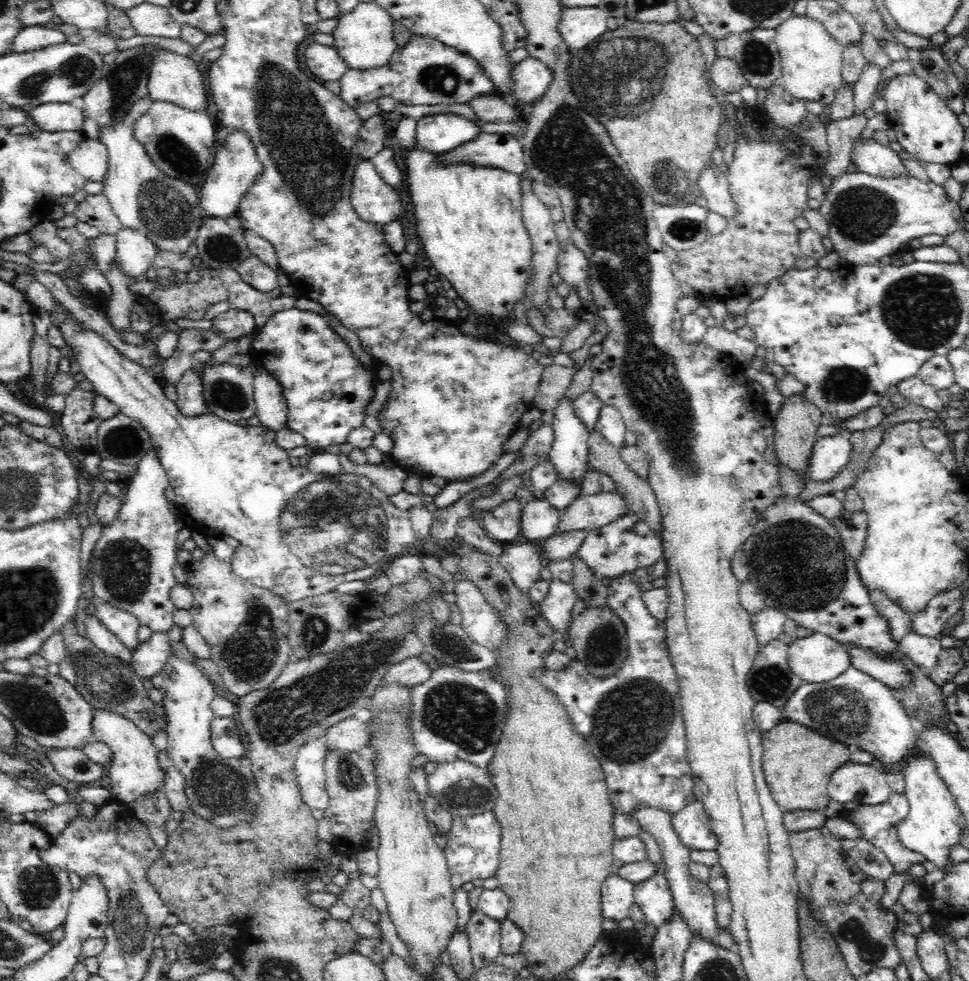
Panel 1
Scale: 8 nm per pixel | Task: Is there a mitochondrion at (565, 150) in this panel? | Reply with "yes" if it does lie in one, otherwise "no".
yes

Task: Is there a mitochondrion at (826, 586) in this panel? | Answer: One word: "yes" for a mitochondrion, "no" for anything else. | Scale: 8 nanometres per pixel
yes

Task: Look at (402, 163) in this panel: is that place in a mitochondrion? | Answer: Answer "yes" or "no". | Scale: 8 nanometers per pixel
no

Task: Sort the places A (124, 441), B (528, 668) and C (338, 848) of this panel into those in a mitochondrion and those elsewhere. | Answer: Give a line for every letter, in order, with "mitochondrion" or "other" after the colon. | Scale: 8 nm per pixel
A: mitochondrion
B: other
C: other

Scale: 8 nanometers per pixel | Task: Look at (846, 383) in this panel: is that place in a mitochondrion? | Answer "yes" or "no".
yes

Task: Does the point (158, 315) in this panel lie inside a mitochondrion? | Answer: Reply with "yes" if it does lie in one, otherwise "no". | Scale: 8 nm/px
no

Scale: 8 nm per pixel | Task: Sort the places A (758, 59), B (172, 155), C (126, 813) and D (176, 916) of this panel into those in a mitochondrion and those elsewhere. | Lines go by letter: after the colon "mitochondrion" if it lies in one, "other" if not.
A: mitochondrion
B: mitochondrion
C: other
D: other

